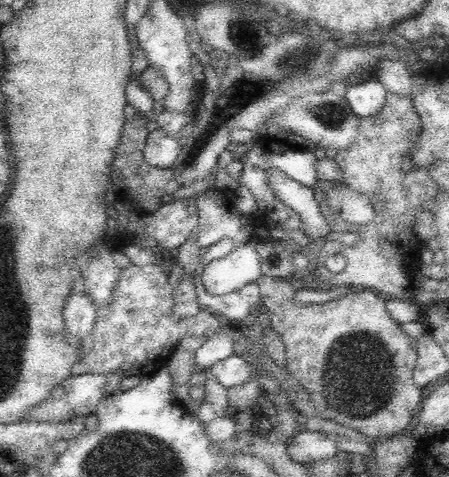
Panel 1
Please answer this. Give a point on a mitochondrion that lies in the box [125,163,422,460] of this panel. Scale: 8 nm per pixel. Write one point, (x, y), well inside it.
(366, 402)

